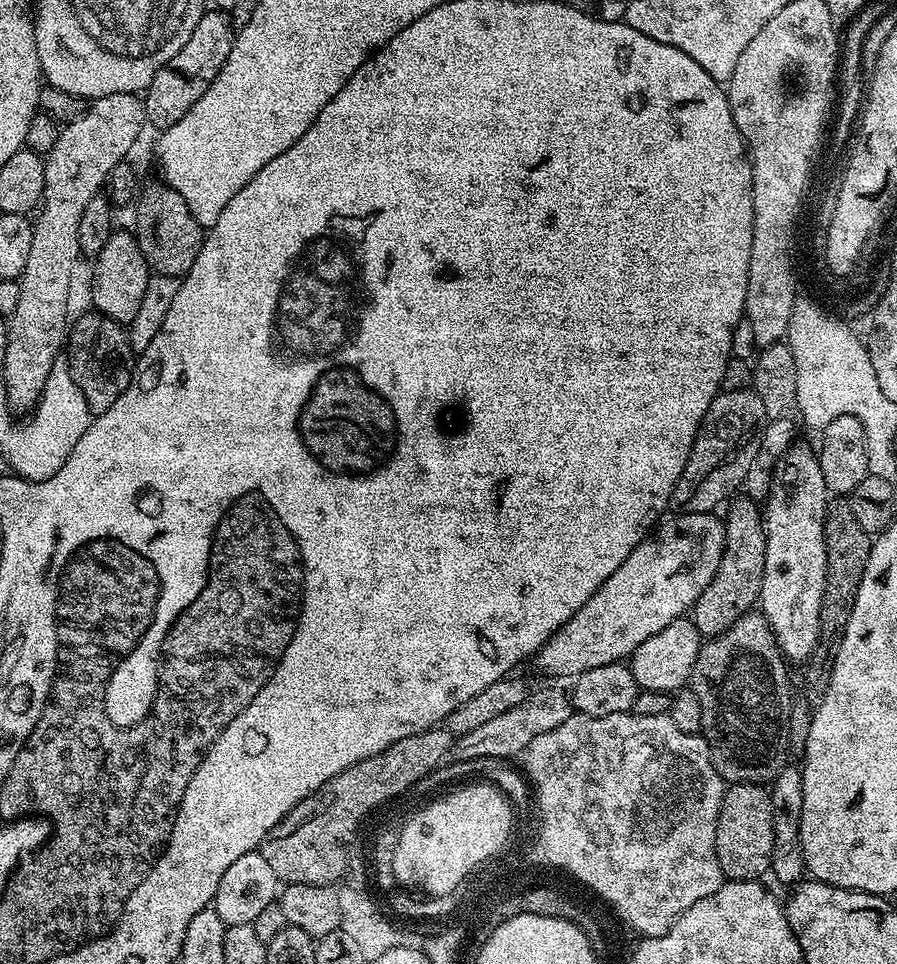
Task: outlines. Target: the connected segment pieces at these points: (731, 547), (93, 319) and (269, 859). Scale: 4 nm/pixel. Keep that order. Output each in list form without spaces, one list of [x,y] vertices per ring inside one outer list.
[[[737,495],[727,505],[728,513],[723,513],[722,516],[724,522],[722,562],[718,562],[718,570],[710,586],[702,590],[696,605],[690,610],[690,618],[698,626],[701,637],[704,638],[721,636],[727,628],[734,626],[734,622],[738,622],[738,618],[753,611],[760,599],[762,574],[766,570],[764,517],[759,503],[755,504],[748,496],[739,496]]]
[[[88,310],[85,316],[71,321],[66,341],[66,363],[74,382],[78,382],[78,390],[86,398],[88,408],[93,414],[110,410],[114,402],[118,402],[118,394],[130,386],[134,353],[125,325],[114,322],[114,318],[106,318],[101,312]]]
[[[437,726],[426,730],[422,734],[410,734],[410,738],[402,738],[402,742],[394,742],[386,751],[379,752],[377,756],[366,758],[354,766],[350,766],[342,774],[338,774],[330,782],[321,786],[315,796],[307,796],[302,802],[298,802],[274,826],[269,830],[267,838],[261,842],[259,851],[270,870],[274,870],[277,881],[289,884],[327,884],[335,885],[336,872],[344,868],[344,844],[348,844],[348,836],[352,836],[352,824],[377,804],[384,800],[389,793],[403,791],[407,793],[419,782],[423,776],[428,776],[451,753],[453,735],[443,726]]]

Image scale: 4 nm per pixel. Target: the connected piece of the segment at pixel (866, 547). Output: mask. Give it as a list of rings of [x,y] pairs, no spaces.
[[[836,502],[831,505],[824,522],[826,538],[826,554],[828,555],[828,573],[826,574],[826,590],[820,611],[820,634],[825,641],[839,641],[844,633],[846,622],[850,618],[850,610],[854,606],[854,598],[858,594],[858,586],[862,582],[862,574],[866,570],[866,562],[870,558],[873,537],[862,526],[858,526],[858,518],[854,518],[851,503]]]

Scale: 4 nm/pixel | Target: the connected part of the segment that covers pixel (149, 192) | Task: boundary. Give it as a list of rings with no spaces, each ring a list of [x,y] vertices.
[[[157,182],[139,189],[134,200],[136,206],[136,228],[134,235],[149,269],[157,276],[175,276],[182,278],[194,266],[194,258],[204,245],[205,229],[194,218],[186,198],[178,194],[169,184]]]

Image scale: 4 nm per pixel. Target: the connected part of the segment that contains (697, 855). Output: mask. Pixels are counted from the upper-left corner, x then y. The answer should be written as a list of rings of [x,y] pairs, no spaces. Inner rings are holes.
[[[631,712],[622,714],[606,714],[605,716],[581,716],[573,714],[562,722],[562,726],[554,726],[554,730],[546,730],[546,734],[538,734],[530,746],[526,746],[522,753],[522,772],[526,775],[529,784],[539,789],[541,807],[544,810],[544,839],[548,843],[548,857],[556,863],[571,868],[577,876],[583,877],[588,884],[595,885],[596,889],[604,892],[604,896],[616,904],[617,909],[624,914],[625,925],[641,937],[665,936],[670,926],[694,902],[714,894],[724,883],[726,877],[720,868],[716,853],[716,827],[718,814],[724,801],[726,782],[712,765],[712,755],[703,735],[691,736],[678,726],[666,714],[662,716],[633,716]]]

